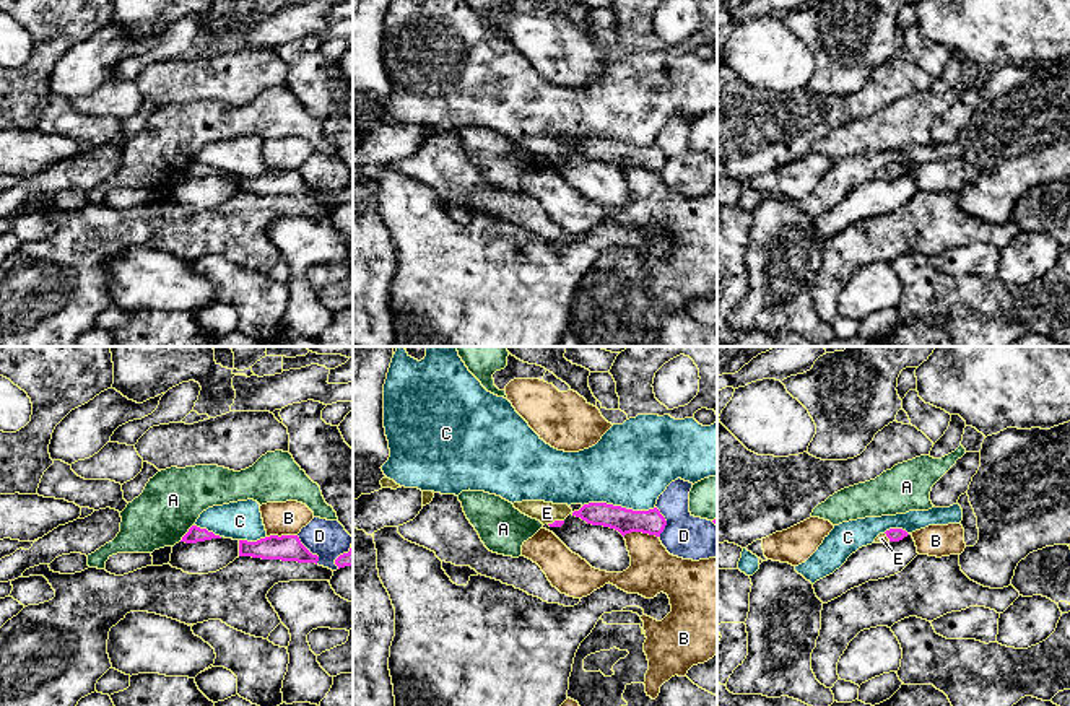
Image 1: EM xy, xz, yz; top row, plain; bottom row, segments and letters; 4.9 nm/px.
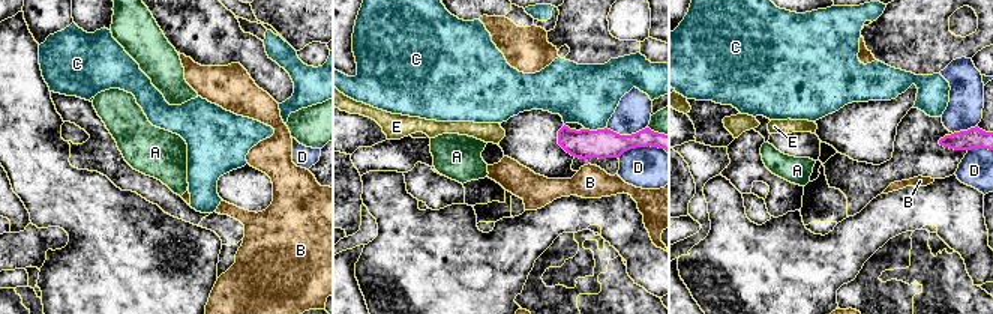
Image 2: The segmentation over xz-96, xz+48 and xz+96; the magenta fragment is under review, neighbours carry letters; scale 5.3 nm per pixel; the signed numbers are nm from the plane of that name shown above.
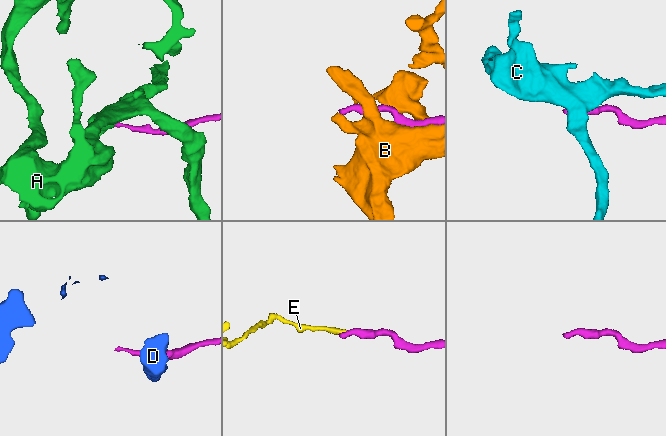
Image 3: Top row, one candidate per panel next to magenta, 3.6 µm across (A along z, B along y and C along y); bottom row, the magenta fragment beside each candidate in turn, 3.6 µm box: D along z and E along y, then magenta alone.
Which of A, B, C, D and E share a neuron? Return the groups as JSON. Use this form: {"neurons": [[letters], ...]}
{"neurons": [["A"], ["B"], ["C"], ["D"], ["E"]]}

